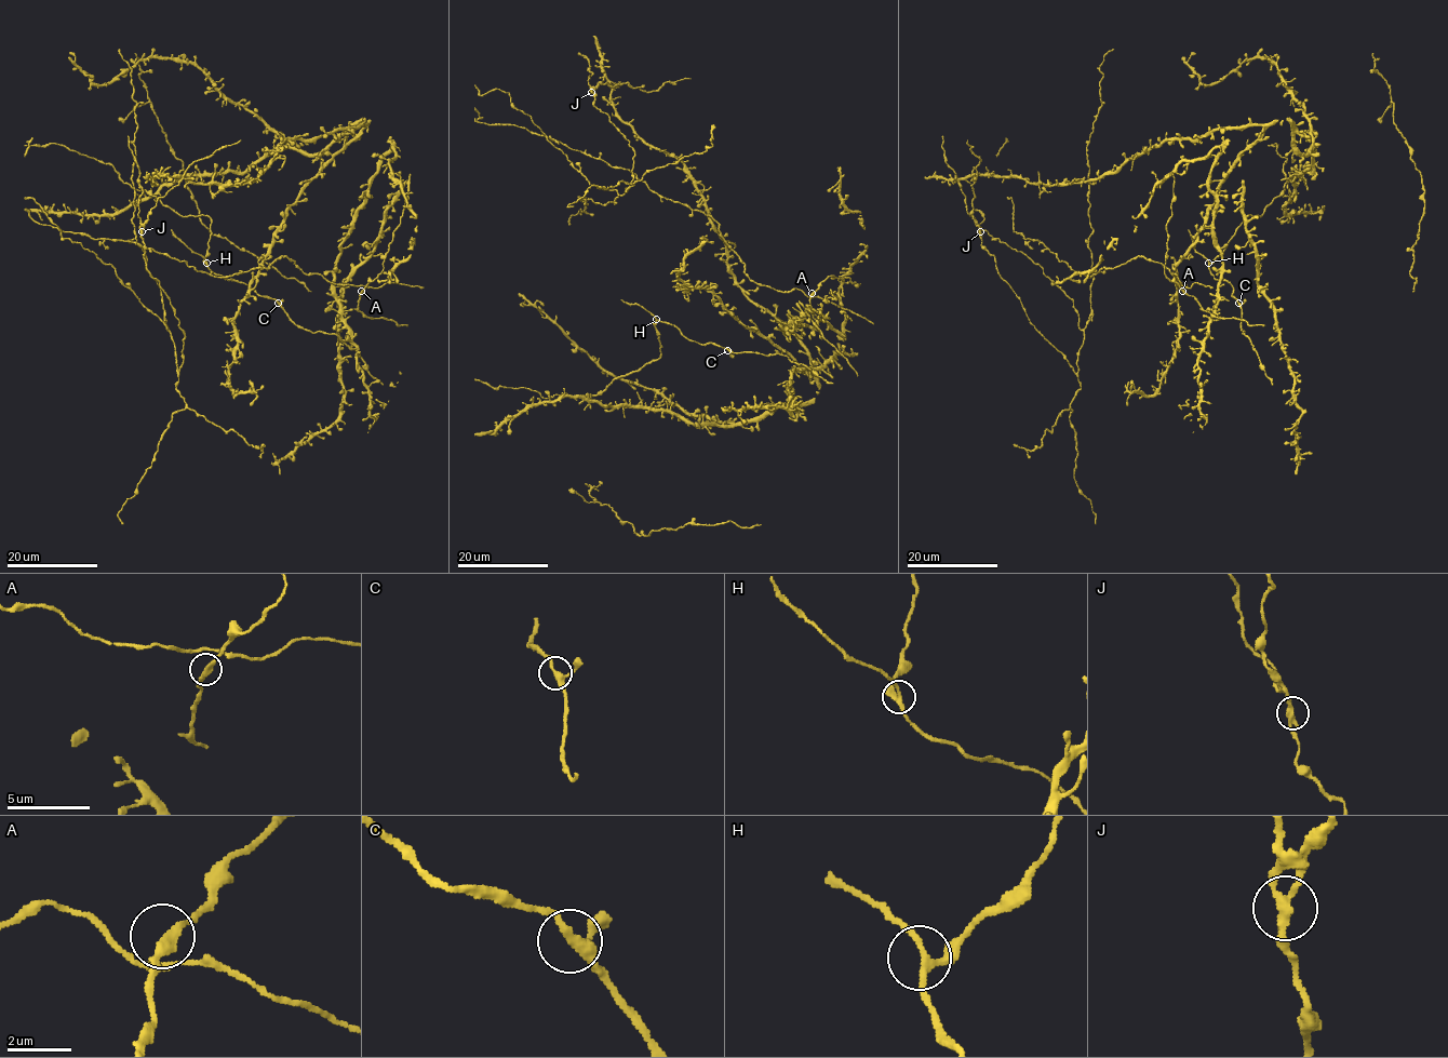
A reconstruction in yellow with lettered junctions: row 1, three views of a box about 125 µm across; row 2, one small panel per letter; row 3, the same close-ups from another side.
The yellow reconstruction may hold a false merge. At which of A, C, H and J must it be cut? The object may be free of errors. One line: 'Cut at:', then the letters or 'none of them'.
Cut at: J

